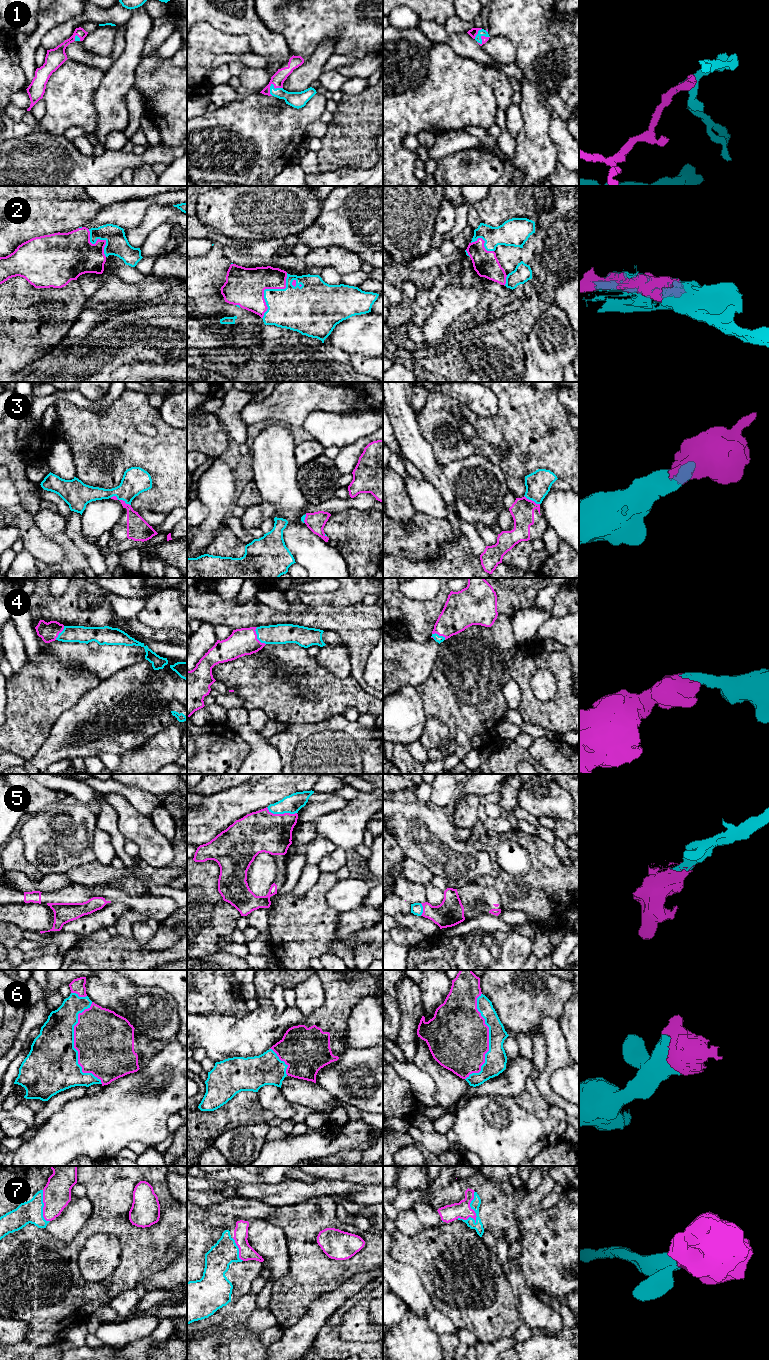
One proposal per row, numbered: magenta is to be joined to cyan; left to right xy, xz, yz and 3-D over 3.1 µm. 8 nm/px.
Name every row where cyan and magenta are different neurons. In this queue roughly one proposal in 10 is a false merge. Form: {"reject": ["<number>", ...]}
{"reject": []}

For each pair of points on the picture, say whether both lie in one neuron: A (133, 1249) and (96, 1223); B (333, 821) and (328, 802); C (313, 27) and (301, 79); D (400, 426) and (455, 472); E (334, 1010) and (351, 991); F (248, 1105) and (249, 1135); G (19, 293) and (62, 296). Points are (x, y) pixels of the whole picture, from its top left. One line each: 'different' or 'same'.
A: same
B: different
C: different
D: different
E: same
F: different
G: same

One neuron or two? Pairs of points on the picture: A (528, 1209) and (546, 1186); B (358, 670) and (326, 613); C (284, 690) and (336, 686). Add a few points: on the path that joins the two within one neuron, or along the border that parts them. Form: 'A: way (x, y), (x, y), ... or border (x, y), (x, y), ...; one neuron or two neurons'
A: way (531, 1203), (540, 1192); one neuron
B: way (358, 655), (358, 643), (341, 626); one neuron
C: way (296, 703), (298, 705), (318, 705), (324, 699); one neuron

